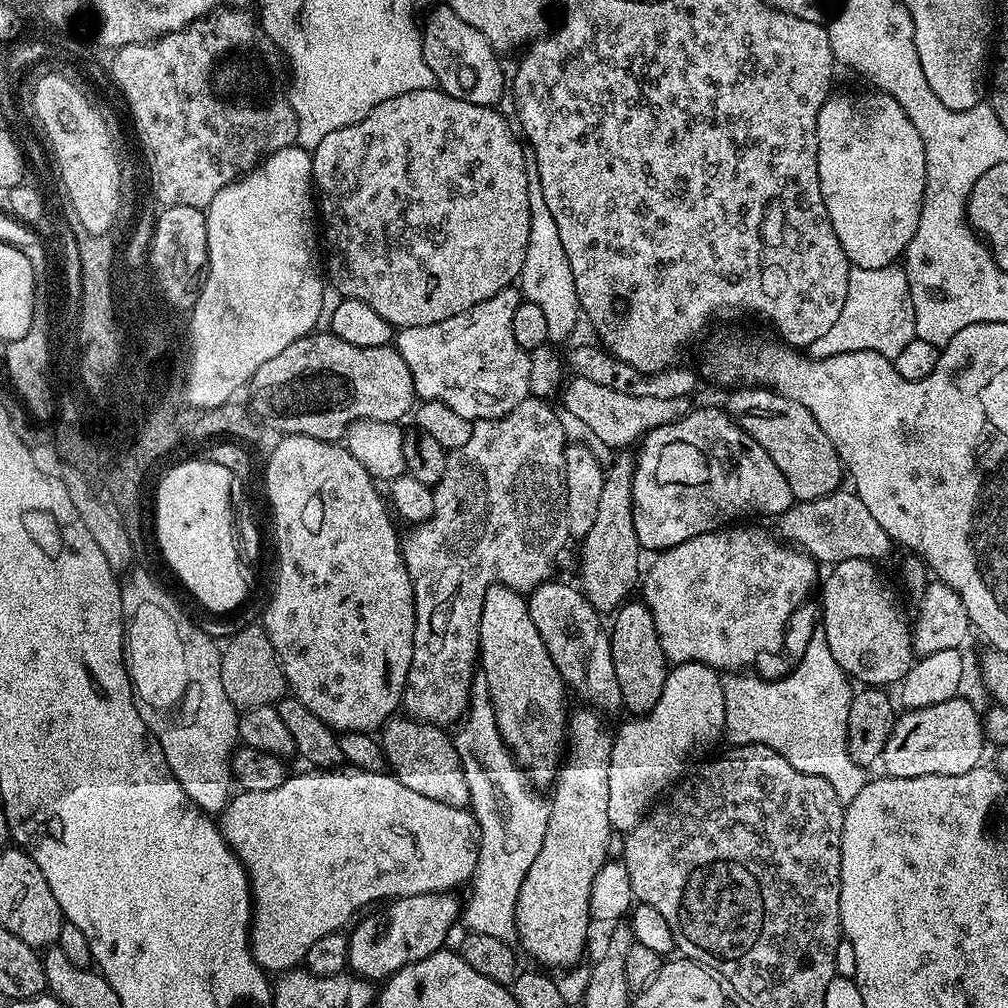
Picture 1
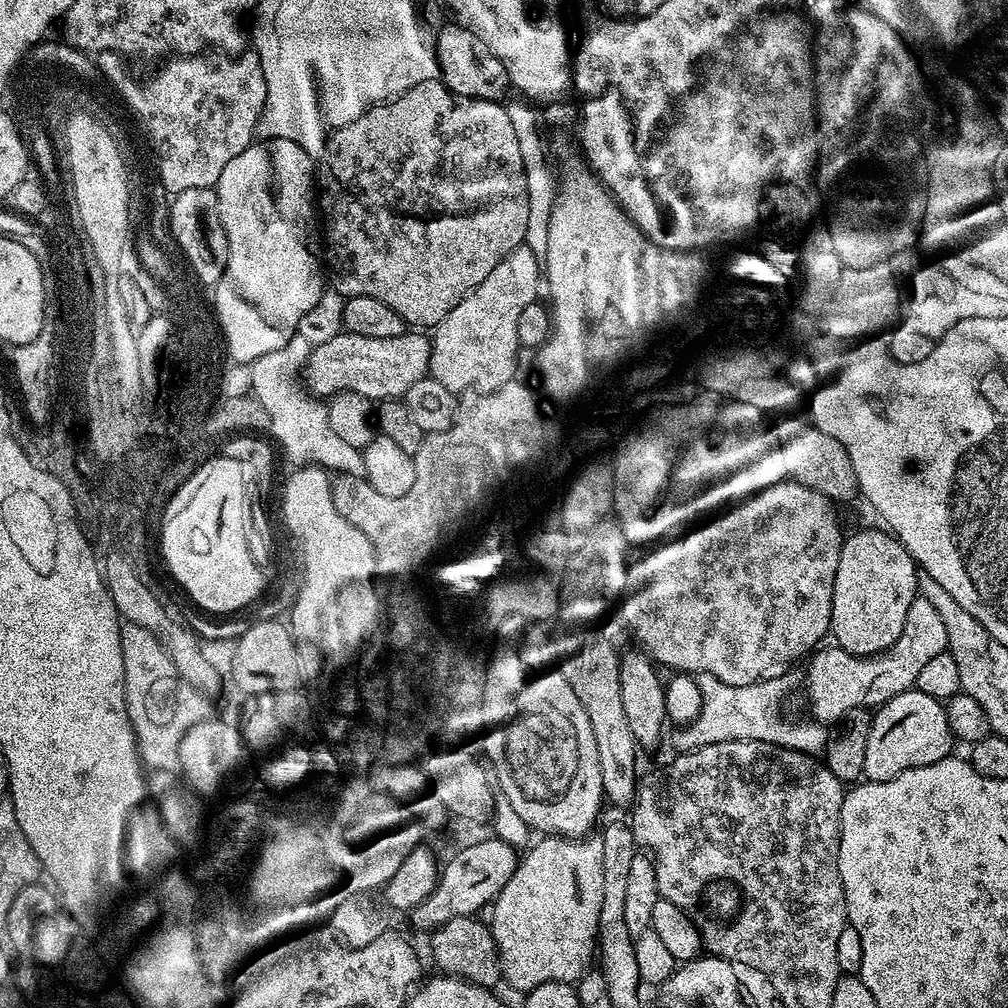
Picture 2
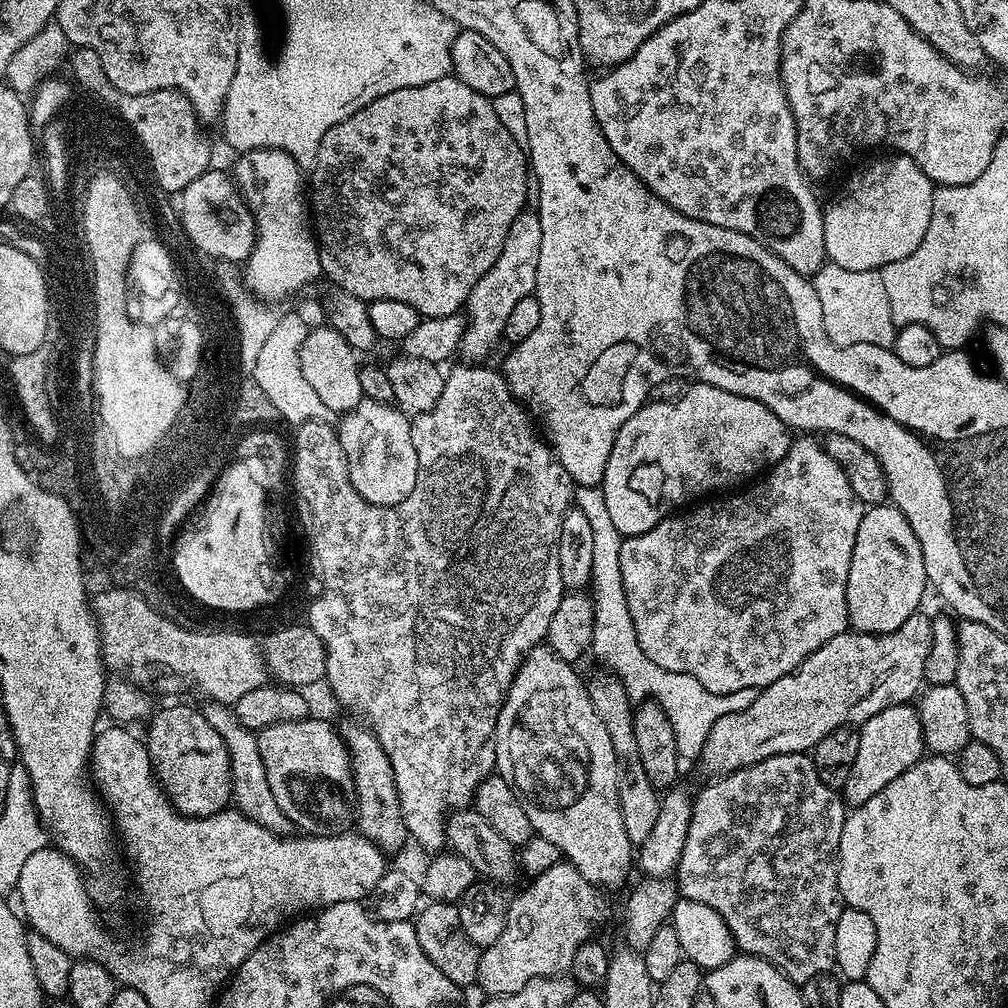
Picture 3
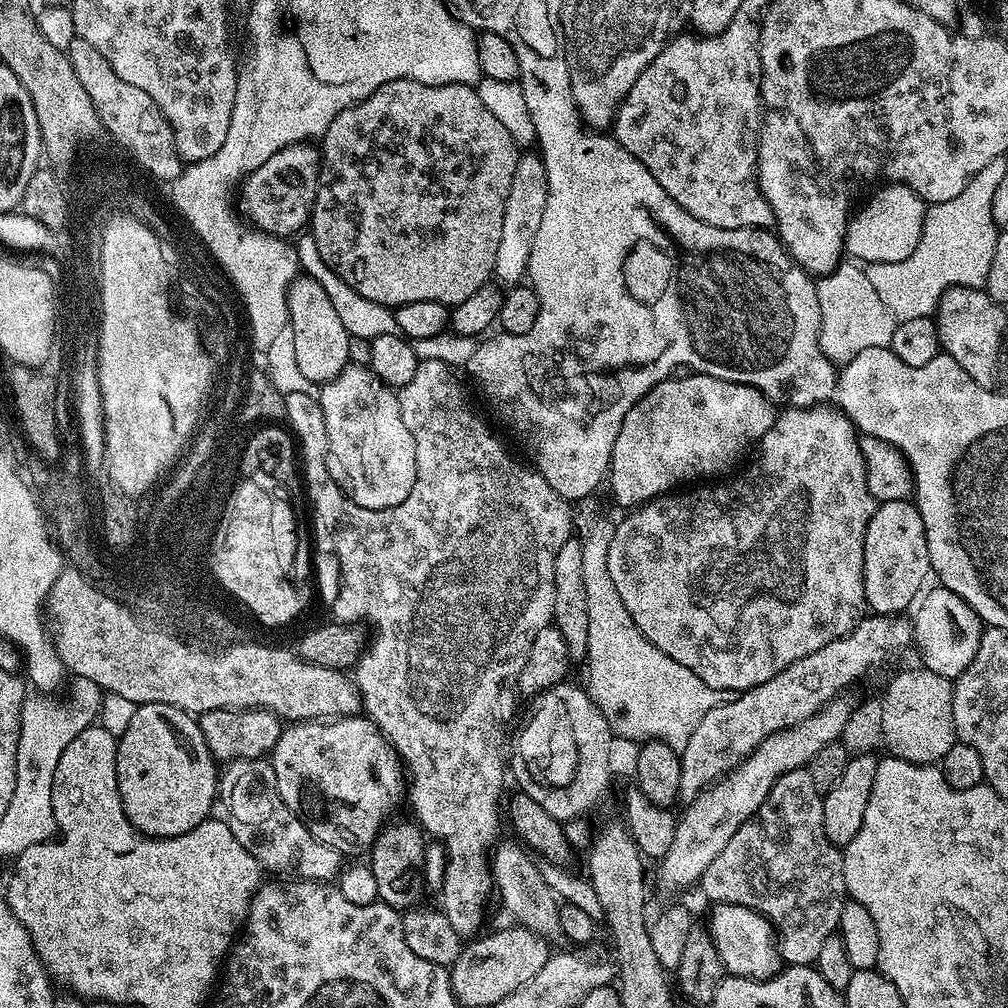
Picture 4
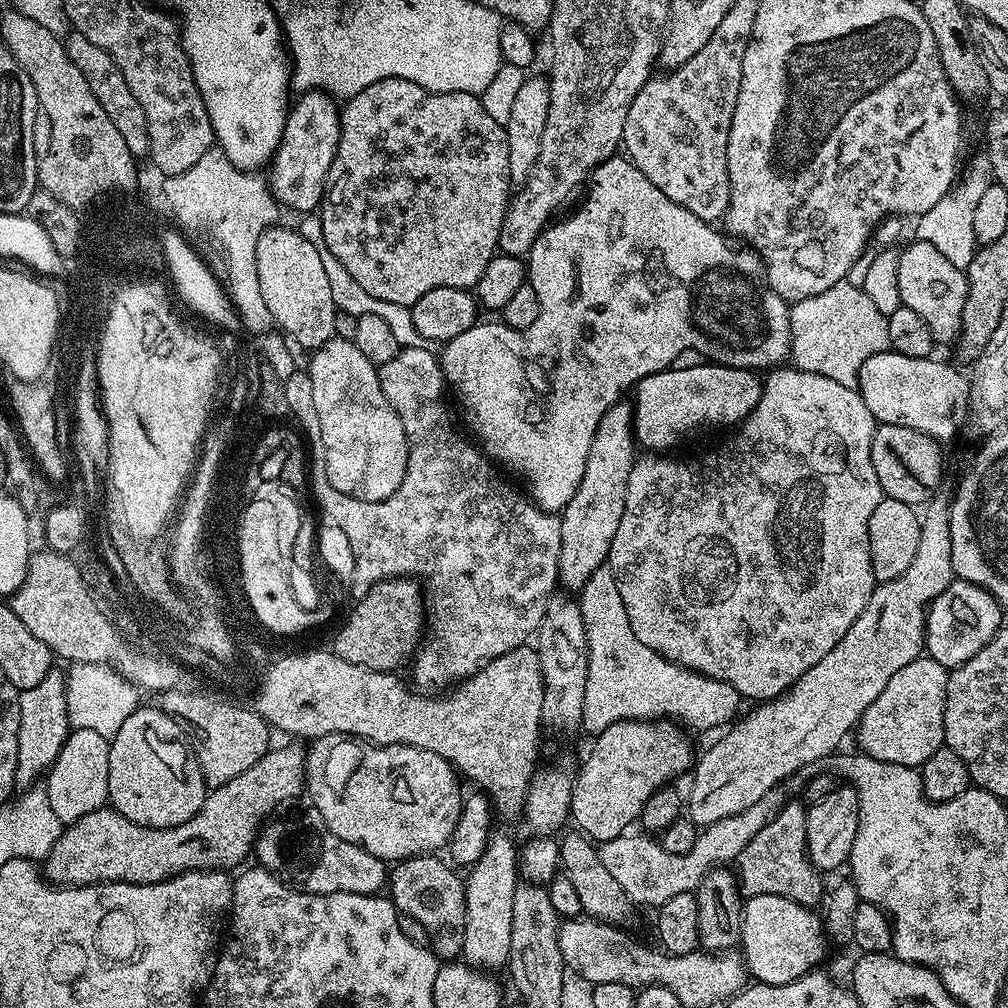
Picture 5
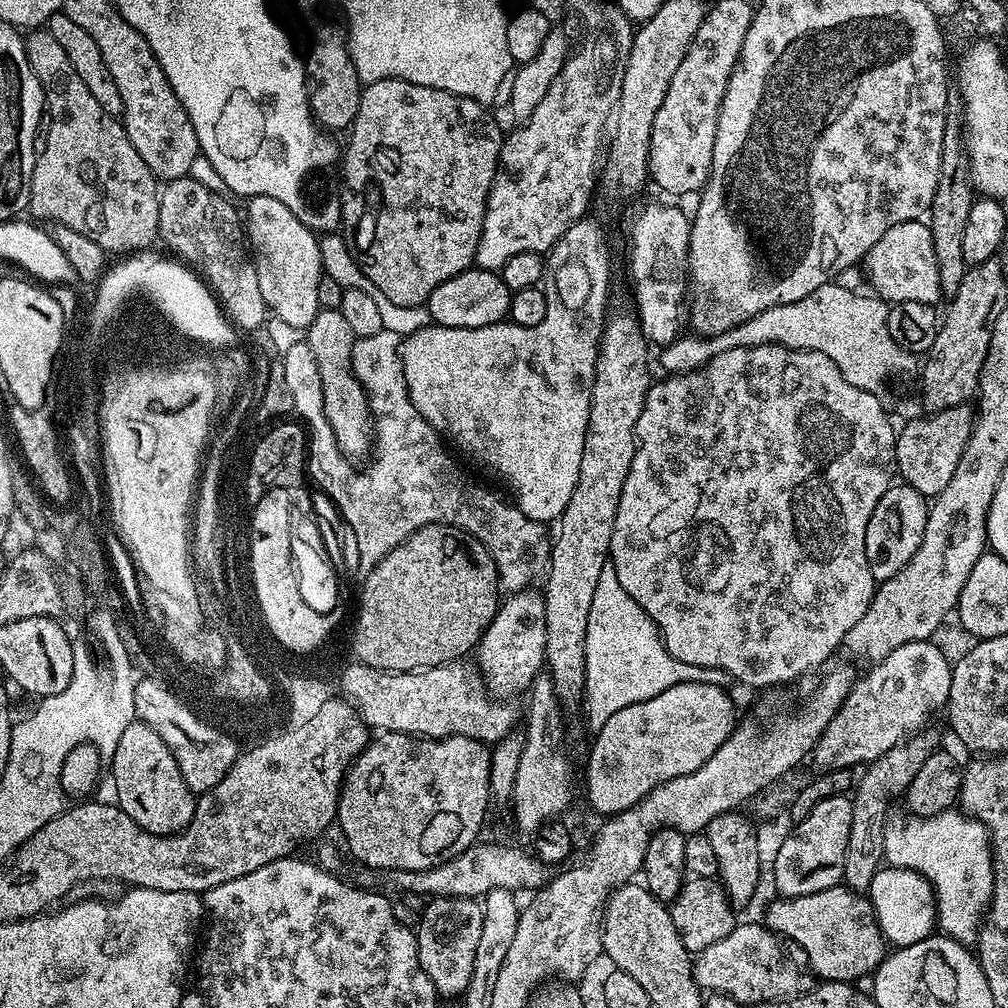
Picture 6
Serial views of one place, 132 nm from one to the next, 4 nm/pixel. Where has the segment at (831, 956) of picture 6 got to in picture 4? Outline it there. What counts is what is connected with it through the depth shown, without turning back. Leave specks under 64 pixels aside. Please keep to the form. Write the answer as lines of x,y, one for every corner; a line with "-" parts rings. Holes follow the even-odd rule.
712,904
706,927
708,935
718,950
718,958
724,963
724,971
730,976
745,976
751,980
769,980
781,971
780,946
776,942
776,929
762,914
744,906

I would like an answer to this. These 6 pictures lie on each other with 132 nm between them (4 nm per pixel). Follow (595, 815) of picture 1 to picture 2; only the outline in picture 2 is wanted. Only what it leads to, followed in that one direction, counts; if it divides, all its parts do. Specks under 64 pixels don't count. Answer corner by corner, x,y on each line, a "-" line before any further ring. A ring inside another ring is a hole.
567,836
537,839
540,841
523,853
510,882
496,895
491,905
490,927
500,955
500,974
503,983
517,988
520,994
527,994
544,982
575,985
593,967
598,952
597,936
603,898
603,842
600,838
592,839

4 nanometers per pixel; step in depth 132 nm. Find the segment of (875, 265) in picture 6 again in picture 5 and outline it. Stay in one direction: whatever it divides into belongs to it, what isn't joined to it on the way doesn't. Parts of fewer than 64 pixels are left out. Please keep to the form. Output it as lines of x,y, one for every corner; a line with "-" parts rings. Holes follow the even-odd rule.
913,239
911,243
905,246
901,256
895,257
900,303
914,310
914,314
930,326
930,334
937,345
951,345
959,337
962,310
966,310
968,278
965,269
954,266
954,262
950,262
950,258
930,242

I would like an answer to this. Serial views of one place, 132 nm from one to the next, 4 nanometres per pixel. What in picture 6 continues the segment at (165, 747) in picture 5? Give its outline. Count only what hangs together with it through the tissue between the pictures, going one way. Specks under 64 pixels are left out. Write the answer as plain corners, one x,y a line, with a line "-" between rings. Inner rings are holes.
134,722
122,730
110,768
116,779
115,803
130,819
138,822
142,830
155,836
183,832
196,809
196,796
190,786
186,786
182,770
178,770
178,762
174,762
174,754
170,754
170,746
166,746
150,726

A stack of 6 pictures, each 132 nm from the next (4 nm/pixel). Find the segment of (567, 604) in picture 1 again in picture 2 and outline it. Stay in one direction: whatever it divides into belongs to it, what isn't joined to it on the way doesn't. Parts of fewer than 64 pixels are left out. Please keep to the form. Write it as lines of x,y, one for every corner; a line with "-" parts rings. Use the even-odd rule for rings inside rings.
574,628
556,640
557,655
563,659
559,669
570,682
571,689
587,712
598,742
598,754
602,766
602,782
605,799
616,806
629,807
635,803
636,789
639,787
638,774
639,745
631,733
627,720
626,706
623,705
620,654
604,636
592,628

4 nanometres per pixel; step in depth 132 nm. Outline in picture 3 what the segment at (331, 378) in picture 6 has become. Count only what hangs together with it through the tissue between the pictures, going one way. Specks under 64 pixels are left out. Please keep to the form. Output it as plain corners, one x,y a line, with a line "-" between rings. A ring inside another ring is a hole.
364,398
337,425
337,443
345,459
348,480
372,505
397,505
417,481
417,451
413,448
411,419
392,404

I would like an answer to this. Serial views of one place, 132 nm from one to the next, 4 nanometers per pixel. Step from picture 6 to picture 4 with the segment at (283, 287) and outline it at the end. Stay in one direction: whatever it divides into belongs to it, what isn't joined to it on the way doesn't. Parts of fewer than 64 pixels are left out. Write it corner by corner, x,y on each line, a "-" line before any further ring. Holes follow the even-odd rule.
305,276
292,281
288,288
288,319
294,330
294,354
301,373
318,386
332,383
349,365
350,336
318,282

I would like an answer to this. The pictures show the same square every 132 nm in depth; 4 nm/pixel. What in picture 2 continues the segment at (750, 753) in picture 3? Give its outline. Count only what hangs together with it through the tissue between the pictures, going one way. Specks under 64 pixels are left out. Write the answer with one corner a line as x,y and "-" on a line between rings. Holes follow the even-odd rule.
917,595
916,601
910,606
910,614
906,614
906,626
898,642
894,642
887,652
880,652
876,656
855,656
835,646
823,648
811,657
813,660
808,664
808,677
804,684
808,687
808,704
813,712
811,715
819,723
832,726
850,714
850,710
875,710
890,698
907,692
915,685
922,666
948,650
948,638
946,625
938,610
934,610
933,604
926,602
926,598

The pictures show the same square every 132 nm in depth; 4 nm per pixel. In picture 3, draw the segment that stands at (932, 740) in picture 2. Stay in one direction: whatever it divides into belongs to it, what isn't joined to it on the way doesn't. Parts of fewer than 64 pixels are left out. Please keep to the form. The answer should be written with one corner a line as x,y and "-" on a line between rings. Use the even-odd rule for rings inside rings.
911,703
890,706
865,724
859,725
858,755
854,757
854,766
850,766
850,775
842,789
842,799
849,809
870,802
882,786
894,782
898,774
910,770
925,755
924,735
920,713

